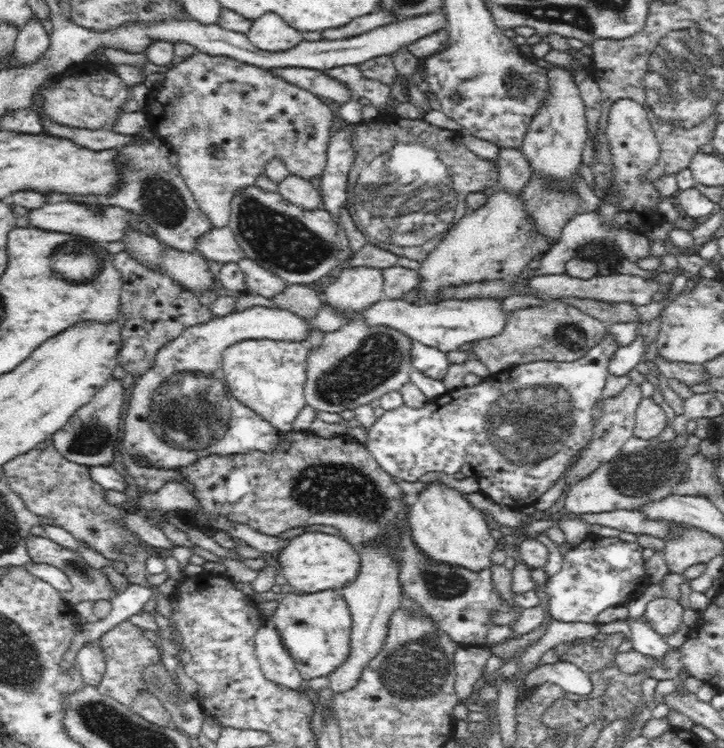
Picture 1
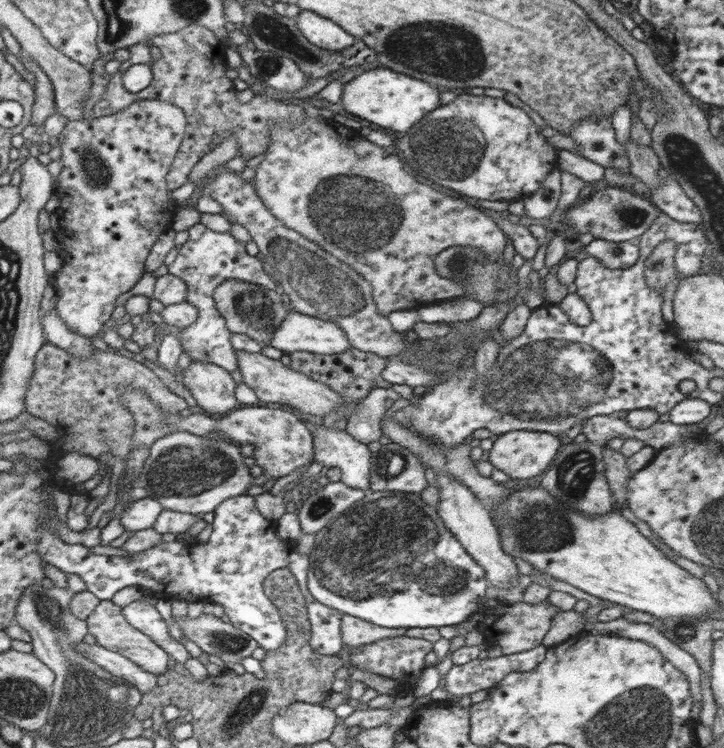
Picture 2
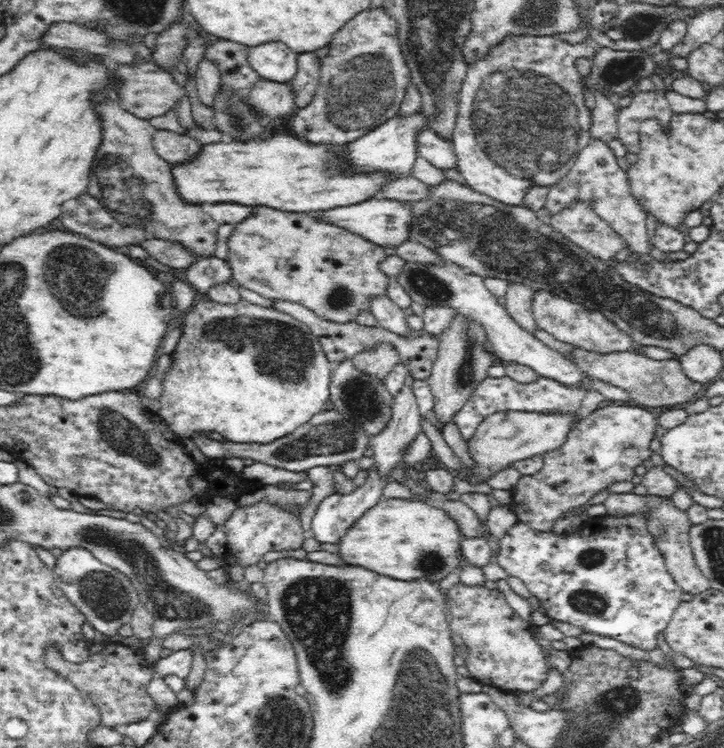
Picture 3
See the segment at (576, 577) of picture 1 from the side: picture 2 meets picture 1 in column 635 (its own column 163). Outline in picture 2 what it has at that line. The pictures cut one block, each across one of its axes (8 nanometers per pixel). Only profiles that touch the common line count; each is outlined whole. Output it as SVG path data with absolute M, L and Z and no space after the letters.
M242 494L233 496L228 500L224 500L214 510L214 520L212 521L212 535L210 540L200 544L195 539L187 542L164 542L156 544L134 556L98 556L93 554L88 548L88 542L81 544L66 544L56 534L54 527L46 525L44 527L43 541L38 545L38 552L43 554L43 560L49 564L56 566L56 569L63 571L68 575L78 575L84 583L86 583L87 591L95 593L102 602L104 600L112 600L113 596L122 592L122 590L130 587L139 587L142 592L152 594L157 597L163 597L168 600L181 599L182 601L195 600L203 603L220 604L225 619L240 630L249 634L253 639L257 640L259 646L266 651L274 650L281 644L284 644L286 630L284 620L281 620L280 612L272 600L268 599L266 594L266 586L278 586L282 584L280 578L286 578L280 570L288 570L292 574L292 578L298 584L298 590L303 592L307 605L308 618L311 624L310 645L312 650L323 655L336 655L342 650L341 616L342 614L332 608L326 607L324 604L317 602L307 588L307 577L310 571L312 560L310 554L302 555L295 551L296 545L290 545L288 542L278 540L274 523L265 519L264 516L257 511L256 500L254 496Z

